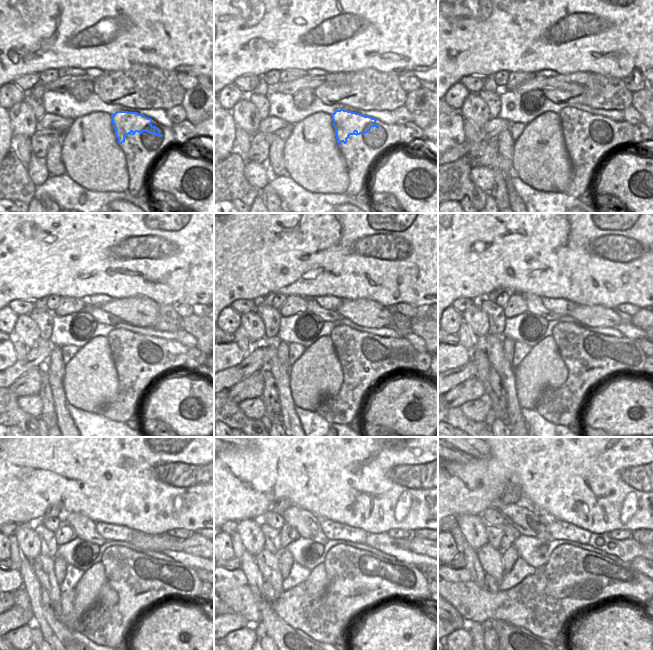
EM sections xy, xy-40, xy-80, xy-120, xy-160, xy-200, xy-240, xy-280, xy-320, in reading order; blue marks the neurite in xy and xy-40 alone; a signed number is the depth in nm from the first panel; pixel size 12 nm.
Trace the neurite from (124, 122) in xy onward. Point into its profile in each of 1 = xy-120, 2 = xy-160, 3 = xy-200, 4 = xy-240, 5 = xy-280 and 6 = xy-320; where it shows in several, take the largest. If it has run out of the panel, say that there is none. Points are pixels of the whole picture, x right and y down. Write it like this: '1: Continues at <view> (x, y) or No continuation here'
1: Continues at xy-120 (124, 344)
2: Continues at xy-160 (349, 343)
3: Continues at xy-200 (573, 342)
4: Continues at xy-240 (123, 564)
5: Continues at xy-280 (343, 562)
6: Continues at xy-320 (566, 561)

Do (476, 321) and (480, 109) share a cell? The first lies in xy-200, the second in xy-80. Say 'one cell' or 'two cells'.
one cell

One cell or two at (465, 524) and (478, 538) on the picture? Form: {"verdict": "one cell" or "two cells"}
{"verdict": "one cell"}

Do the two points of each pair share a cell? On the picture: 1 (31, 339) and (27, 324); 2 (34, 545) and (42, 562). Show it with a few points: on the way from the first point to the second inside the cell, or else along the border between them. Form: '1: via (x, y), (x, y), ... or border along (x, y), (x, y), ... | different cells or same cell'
1: via (30, 335), (27, 328) | same cell
2: border along (40, 553), (31, 560) | different cells

